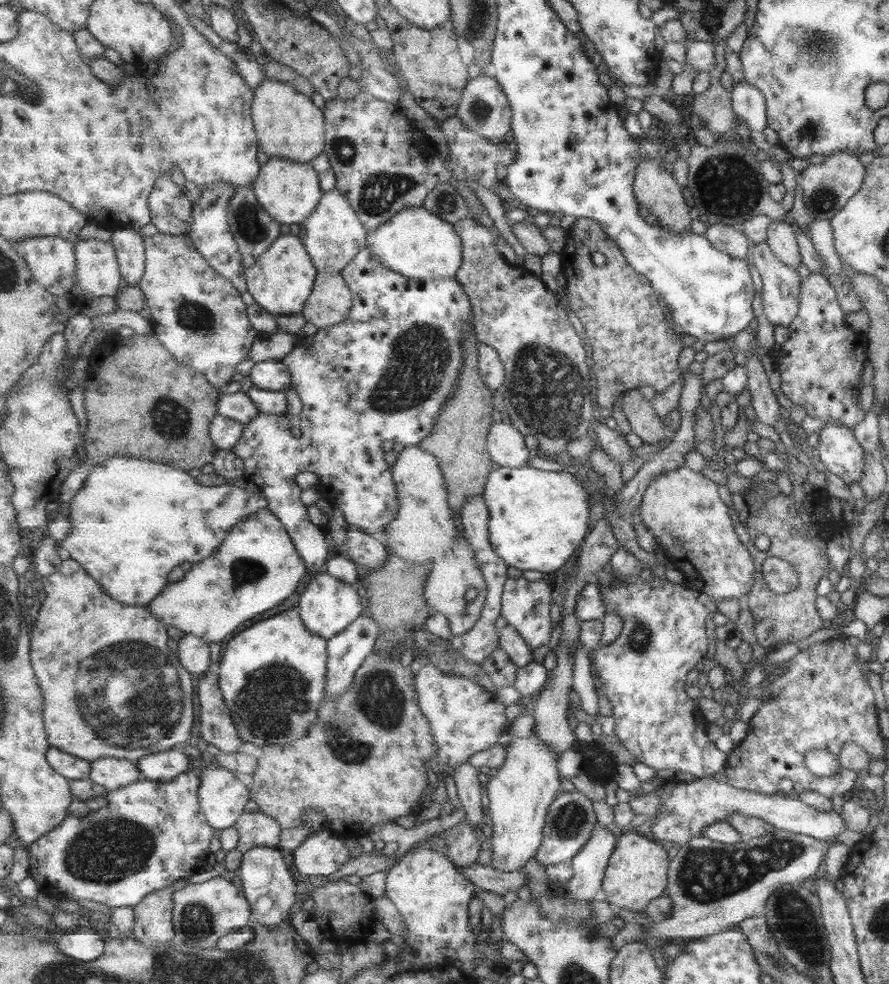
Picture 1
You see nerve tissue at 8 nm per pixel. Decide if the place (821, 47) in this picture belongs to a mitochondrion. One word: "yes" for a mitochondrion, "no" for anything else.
yes

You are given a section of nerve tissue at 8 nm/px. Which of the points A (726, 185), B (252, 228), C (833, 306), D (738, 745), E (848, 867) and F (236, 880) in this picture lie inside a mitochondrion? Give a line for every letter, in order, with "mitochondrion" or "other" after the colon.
A: mitochondrion
B: mitochondrion
C: other
D: other
E: other
F: other

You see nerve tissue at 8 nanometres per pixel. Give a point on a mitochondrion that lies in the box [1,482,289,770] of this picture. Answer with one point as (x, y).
(147, 703)

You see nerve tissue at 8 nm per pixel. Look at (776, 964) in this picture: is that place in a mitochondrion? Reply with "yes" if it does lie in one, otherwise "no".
yes

